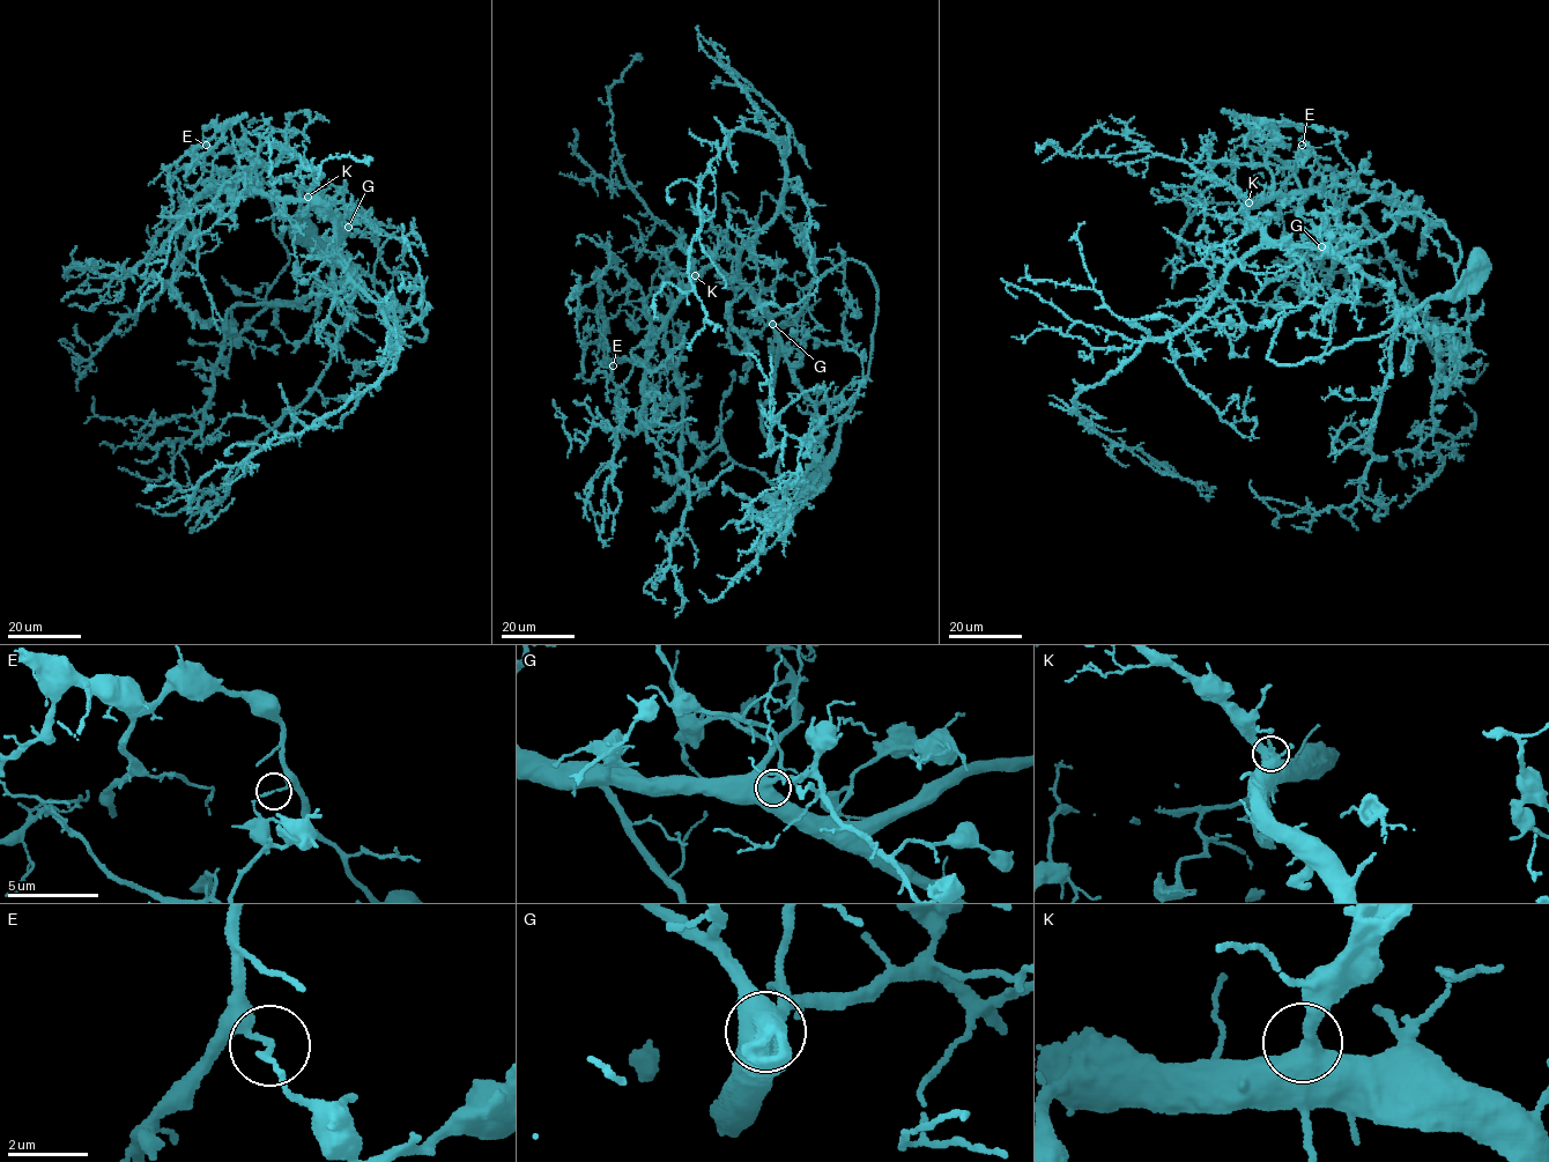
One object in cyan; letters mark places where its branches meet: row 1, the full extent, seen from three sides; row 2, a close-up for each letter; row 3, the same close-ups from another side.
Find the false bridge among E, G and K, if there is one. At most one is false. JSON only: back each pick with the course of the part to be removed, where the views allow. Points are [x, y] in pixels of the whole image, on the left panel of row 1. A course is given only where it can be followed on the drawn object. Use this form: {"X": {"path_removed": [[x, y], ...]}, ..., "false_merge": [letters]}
{"E": {"path_removed": [[206, 145], [204, 131], [215, 126], [212, 138], [163, 168], [169, 170], [173, 207], [156, 226]]}, "false_merge": ["E"]}

